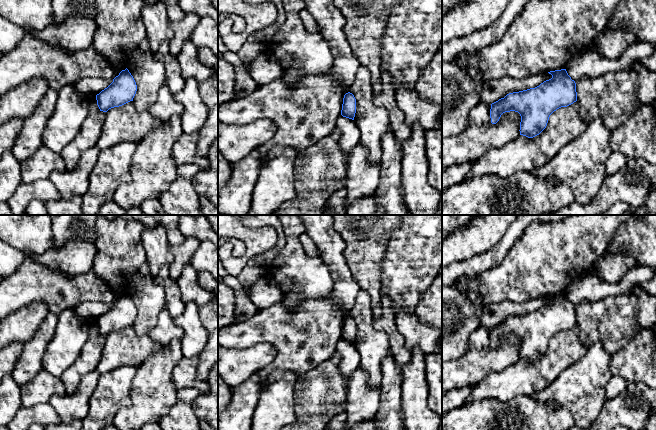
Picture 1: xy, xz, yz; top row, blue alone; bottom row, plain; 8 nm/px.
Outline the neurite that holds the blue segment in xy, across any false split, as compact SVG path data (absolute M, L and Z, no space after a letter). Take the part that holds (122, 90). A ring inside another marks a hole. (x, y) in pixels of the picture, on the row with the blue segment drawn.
M126 68L113 79L107 88L96 95L97 105L100 111L107 112L111 108L133 101L136 91L136 82Z

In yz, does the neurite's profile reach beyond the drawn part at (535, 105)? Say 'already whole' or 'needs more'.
already whole

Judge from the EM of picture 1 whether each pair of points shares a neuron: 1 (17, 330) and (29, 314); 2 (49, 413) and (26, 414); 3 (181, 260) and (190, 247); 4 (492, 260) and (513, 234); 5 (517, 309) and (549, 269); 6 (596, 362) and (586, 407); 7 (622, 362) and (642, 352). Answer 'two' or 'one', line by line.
1: one
2: one
3: one
4: one
5: two
6: one
7: one

